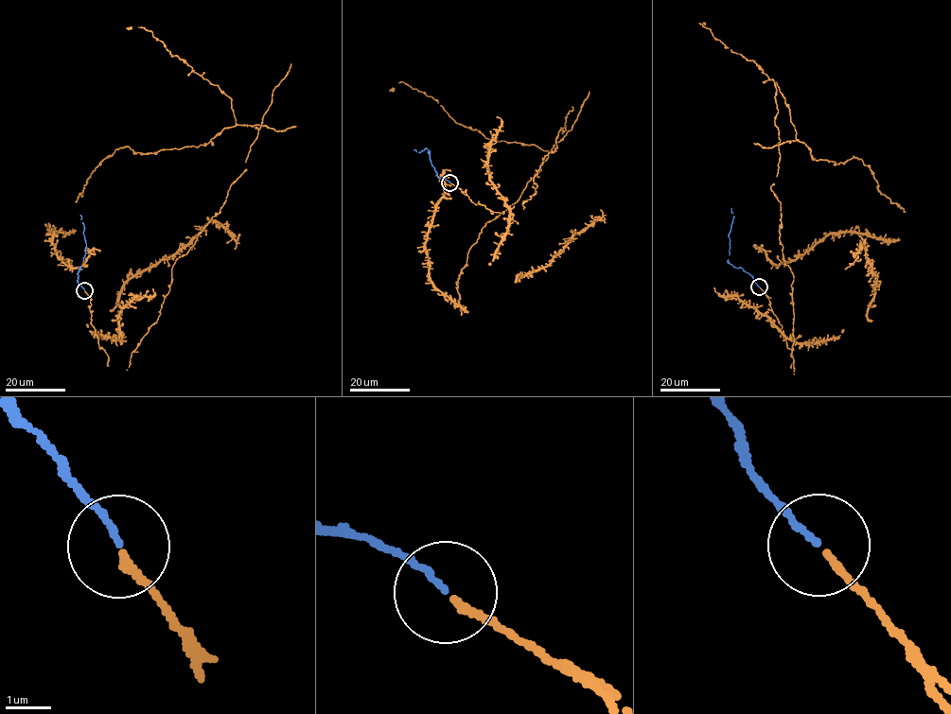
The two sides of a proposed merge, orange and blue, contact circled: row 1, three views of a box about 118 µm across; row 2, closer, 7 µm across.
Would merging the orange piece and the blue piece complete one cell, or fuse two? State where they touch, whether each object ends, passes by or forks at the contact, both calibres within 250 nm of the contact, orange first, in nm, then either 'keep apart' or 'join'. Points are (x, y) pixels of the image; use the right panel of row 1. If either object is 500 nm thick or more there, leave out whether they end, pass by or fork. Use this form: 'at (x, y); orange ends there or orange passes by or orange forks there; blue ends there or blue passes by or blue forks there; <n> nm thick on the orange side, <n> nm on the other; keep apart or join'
at (759, 287); orange ends there; blue ends there; 160 nm thick on the orange side, 120 nm on the other; join

